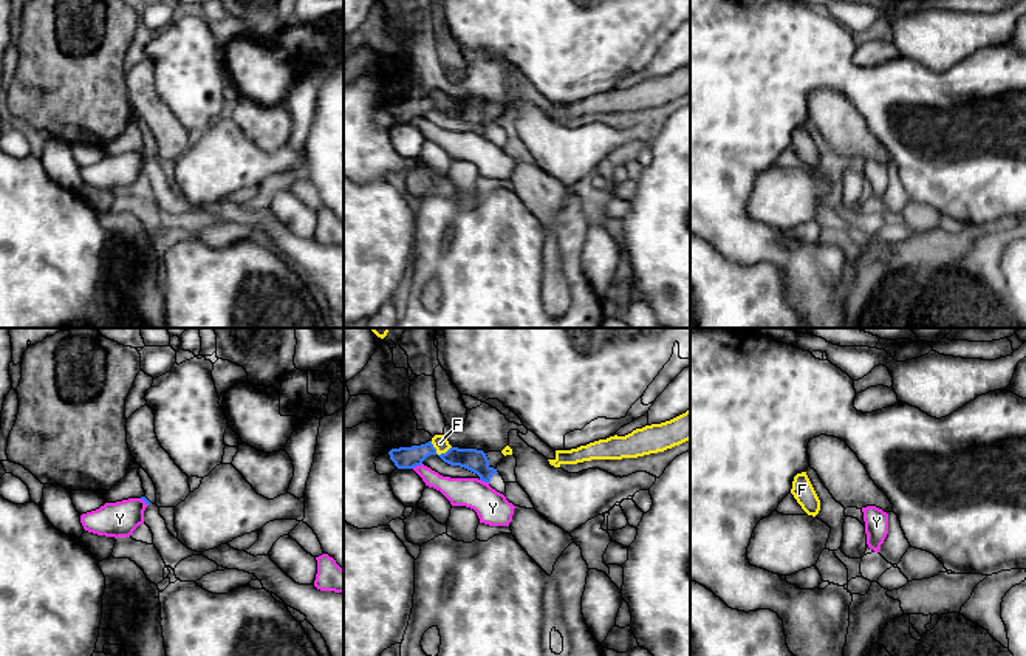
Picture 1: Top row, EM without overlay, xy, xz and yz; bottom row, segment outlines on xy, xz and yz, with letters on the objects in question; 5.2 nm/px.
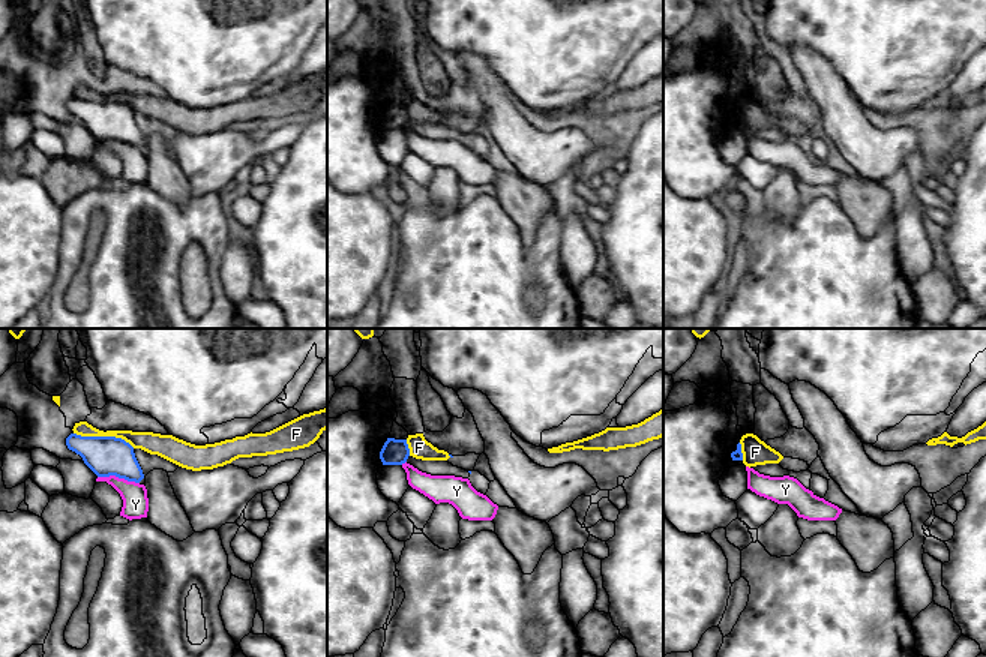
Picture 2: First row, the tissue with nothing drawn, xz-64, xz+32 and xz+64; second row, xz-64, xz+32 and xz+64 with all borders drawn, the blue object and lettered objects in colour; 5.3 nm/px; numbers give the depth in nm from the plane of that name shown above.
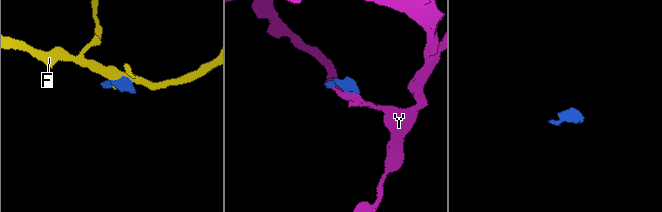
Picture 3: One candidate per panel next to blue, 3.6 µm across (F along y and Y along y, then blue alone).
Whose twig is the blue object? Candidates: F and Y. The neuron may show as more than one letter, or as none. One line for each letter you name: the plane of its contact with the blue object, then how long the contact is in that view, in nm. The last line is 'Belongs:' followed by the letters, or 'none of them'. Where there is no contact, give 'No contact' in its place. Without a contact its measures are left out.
Belongs: none of them

